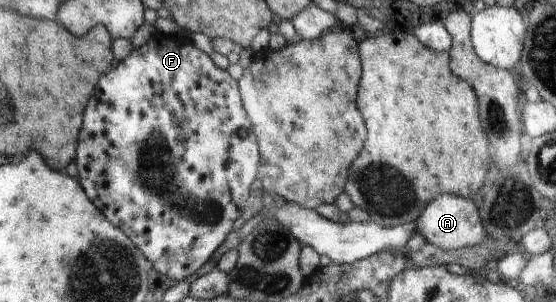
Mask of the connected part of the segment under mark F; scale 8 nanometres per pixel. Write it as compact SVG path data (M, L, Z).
M156 33L147 43L134 48L129 57L118 62L117 67L113 67L99 79L95 101L87 105L87 121L83 121L83 133L78 137L79 149L78 157L75 157L75 165L79 171L77 177L86 191L86 197L98 207L98 211L111 225L119 227L129 237L157 273L177 283L186 280L211 259L213 253L231 233L235 220L240 219L245 199L250 196L253 179L257 177L259 159L261 159L257 151L257 143L251 121L243 109L238 81L235 81L226 70L216 67L211 57L199 51L190 41Z

